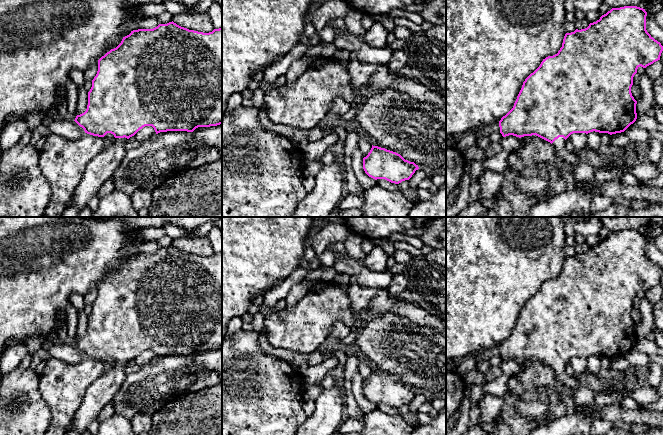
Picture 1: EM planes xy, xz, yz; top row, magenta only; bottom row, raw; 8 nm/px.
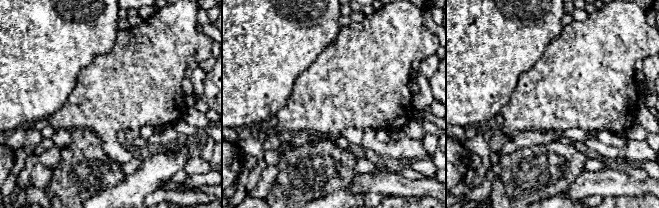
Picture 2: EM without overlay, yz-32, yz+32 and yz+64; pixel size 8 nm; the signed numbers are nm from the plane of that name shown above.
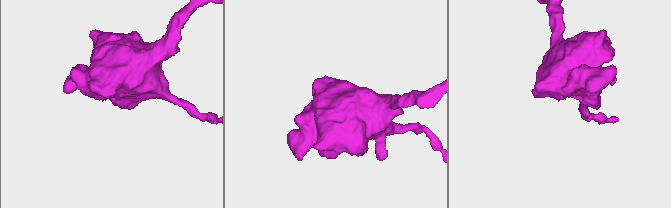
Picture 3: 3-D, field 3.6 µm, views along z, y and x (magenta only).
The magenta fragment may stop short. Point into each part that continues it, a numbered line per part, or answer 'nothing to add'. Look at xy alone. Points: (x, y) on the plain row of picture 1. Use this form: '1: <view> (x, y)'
1: xy (102, 391)

